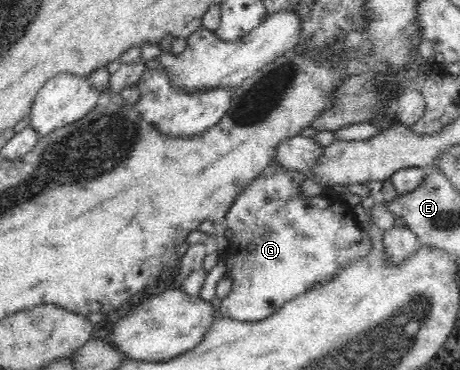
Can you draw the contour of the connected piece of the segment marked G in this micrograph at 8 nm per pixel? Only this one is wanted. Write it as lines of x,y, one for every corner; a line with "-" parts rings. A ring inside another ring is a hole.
273,162
268,164
258,177
255,177
250,183
247,183
238,194
238,197
234,198
230,209
227,211
227,214
225,214
225,226
229,229
231,228
234,235
230,238
230,240
228,240
228,245
226,246
224,252
220,255
223,257
226,272
231,277
231,280
233,280
233,283
229,294
221,302
218,312
220,316
237,319
238,321
243,322
260,321
261,319
267,318
268,316
271,316
271,314
276,313
277,310
279,310
284,304
287,304
287,302
297,298
297,296
301,296
301,294
305,294
305,292
313,290
313,286
323,284
323,282
329,282
339,269
351,264
351,262
355,262
355,260
359,260
359,258
363,258
365,254
369,254
369,250
372,248
371,236
369,236
367,230
363,230
361,228
359,222
356,220
355,213
353,211
355,206
351,206
343,200
337,192
334,196
321,196
320,194
314,197
298,197
297,193
299,192
299,186
301,186
302,182
305,182
305,179
307,179
306,173
293,171

